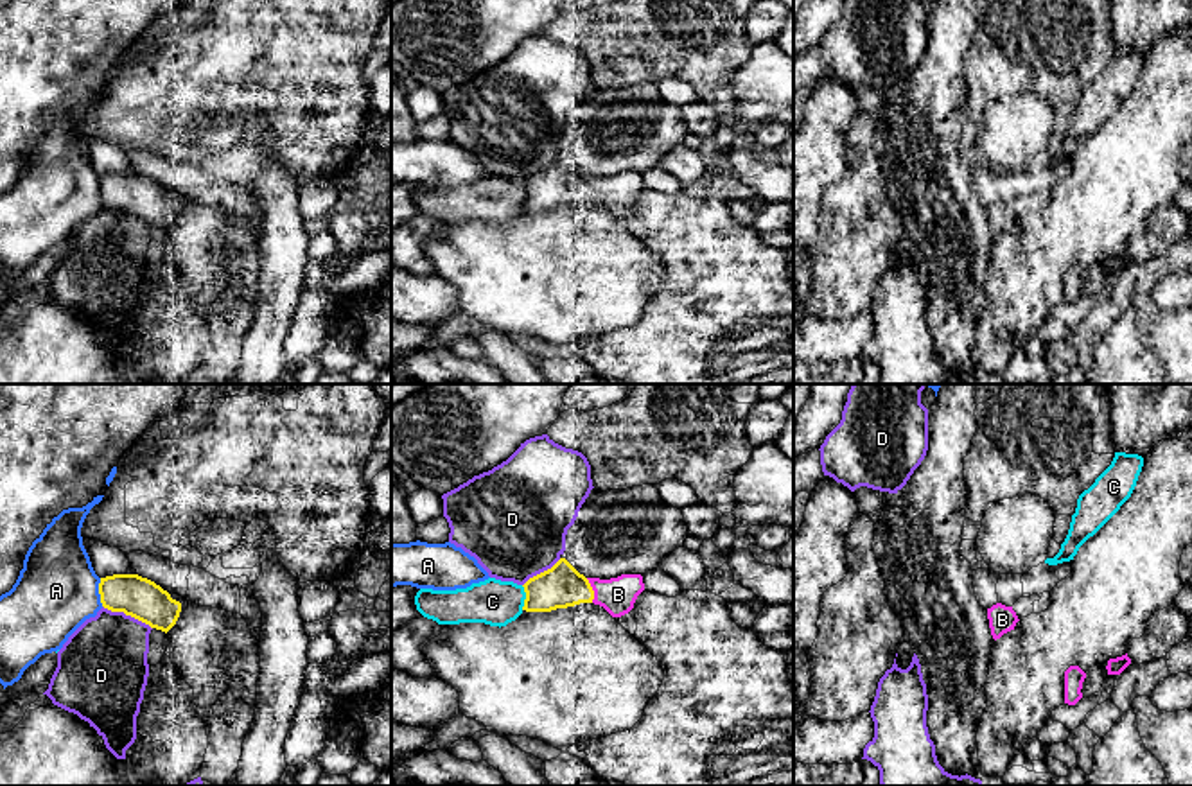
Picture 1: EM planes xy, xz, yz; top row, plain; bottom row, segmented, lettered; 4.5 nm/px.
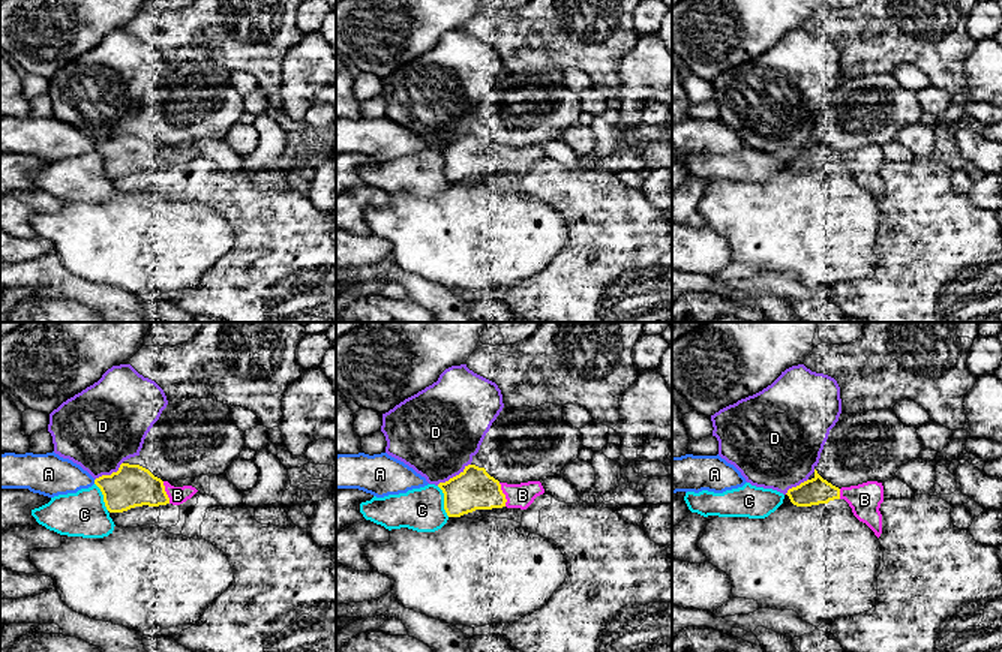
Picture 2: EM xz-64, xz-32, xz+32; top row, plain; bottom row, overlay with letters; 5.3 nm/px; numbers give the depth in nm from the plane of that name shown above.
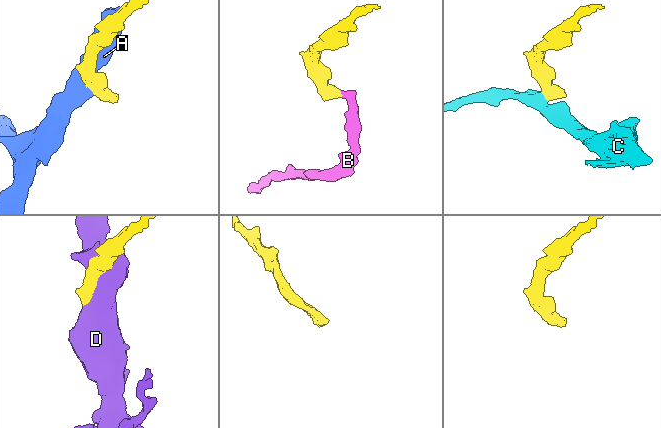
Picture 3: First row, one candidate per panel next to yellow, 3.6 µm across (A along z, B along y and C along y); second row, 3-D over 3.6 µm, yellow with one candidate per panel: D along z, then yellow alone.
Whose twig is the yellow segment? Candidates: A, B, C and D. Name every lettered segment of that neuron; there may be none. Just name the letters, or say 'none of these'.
B

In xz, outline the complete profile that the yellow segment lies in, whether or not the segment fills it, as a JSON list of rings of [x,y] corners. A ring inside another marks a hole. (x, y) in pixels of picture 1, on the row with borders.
[[[565,558],[530,578],[522,587],[526,592],[522,610],[526,612],[551,612],[580,603],[594,603],[612,617],[628,614],[644,590],[641,574],[621,574],[610,580],[585,578]]]

